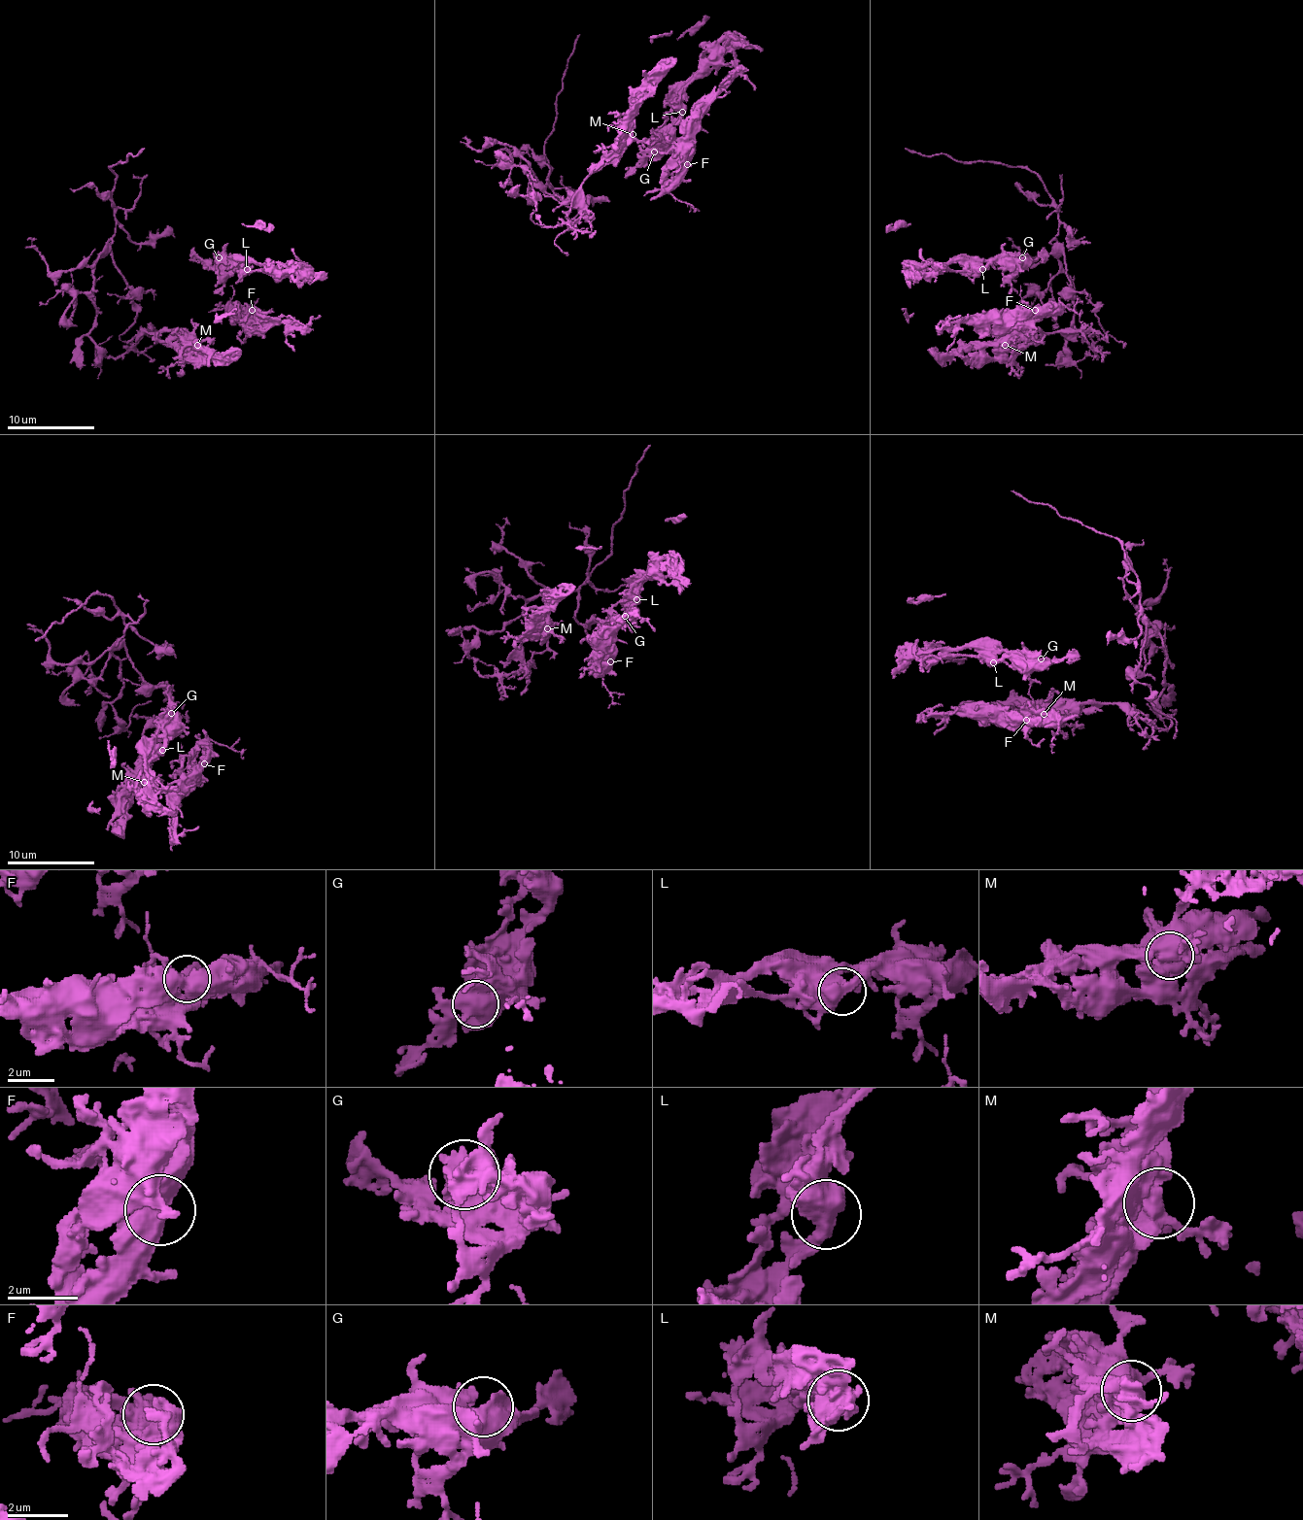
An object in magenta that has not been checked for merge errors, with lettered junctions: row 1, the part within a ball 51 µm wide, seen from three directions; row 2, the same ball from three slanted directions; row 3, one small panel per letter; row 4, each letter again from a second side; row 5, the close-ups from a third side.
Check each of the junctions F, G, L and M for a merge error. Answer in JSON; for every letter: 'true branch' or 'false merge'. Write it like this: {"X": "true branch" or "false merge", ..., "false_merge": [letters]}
{"F": "true branch", "G": "true branch", "L": "true branch", "M": "true branch", "false_merge": []}

